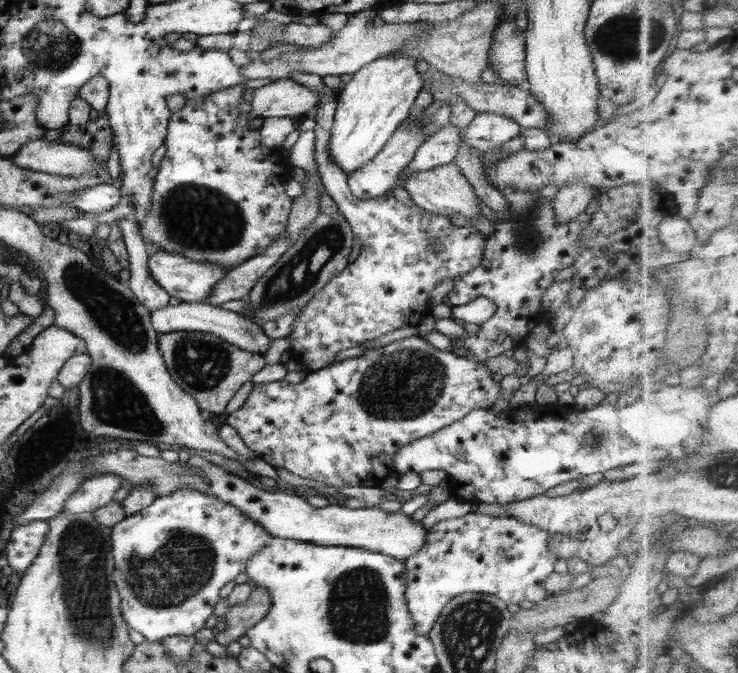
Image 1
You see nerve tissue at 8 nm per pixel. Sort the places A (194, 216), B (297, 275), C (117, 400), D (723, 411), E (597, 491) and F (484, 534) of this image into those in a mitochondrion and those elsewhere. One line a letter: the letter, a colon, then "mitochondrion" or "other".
A: mitochondrion
B: mitochondrion
C: mitochondrion
D: other
E: other
F: other

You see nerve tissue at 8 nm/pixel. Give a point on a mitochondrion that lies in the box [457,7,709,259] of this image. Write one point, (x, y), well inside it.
(624, 38)

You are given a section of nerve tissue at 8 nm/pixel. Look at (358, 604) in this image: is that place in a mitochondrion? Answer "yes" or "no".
yes

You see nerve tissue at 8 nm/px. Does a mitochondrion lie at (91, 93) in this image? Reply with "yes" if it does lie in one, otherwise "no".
no

